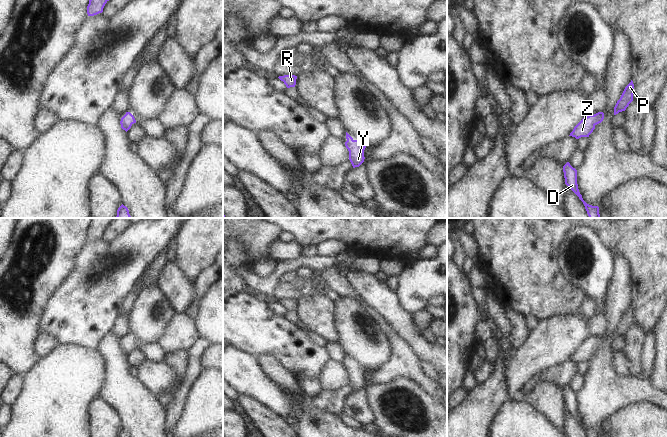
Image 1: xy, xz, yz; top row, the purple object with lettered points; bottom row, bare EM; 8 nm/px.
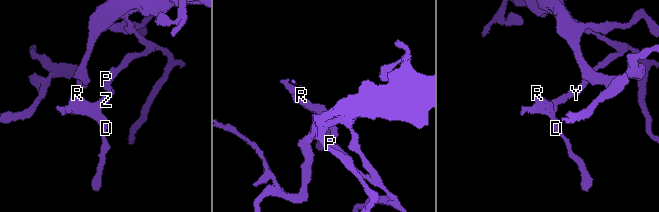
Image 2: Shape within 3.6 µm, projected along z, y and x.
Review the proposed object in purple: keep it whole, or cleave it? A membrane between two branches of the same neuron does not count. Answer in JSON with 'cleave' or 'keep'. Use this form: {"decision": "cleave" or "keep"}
{"decision": "keep"}

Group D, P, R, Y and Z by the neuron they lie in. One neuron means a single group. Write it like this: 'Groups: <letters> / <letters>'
Groups: D P R Y Z

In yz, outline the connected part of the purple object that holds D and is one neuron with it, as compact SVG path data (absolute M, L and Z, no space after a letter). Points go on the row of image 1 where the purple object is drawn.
M569 162L563 166L565 184L579 197L583 202L589 218L601 218L599 214L599 207L587 204L579 192L577 184L577 170L573 168Z

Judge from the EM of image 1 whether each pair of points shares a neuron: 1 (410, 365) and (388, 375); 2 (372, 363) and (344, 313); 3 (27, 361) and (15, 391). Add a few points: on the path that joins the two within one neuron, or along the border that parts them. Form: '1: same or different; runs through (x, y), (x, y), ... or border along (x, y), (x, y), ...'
1: same; runs through (405, 365), (398, 365), (393, 370)
2: same; runs through (371, 351), (363, 342), (354, 325)
3: different; border along (15, 373), (23, 375)

